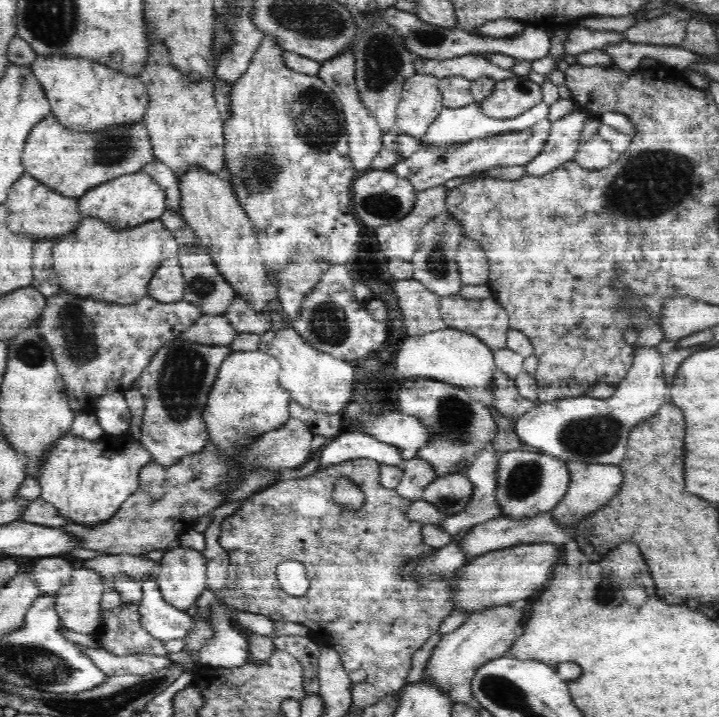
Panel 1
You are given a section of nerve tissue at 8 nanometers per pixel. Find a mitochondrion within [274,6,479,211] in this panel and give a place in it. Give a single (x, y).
(382, 61)

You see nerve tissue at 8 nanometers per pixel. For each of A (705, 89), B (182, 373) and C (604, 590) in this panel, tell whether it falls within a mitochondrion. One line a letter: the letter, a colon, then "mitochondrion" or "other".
A: other
B: mitochondrion
C: mitochondrion

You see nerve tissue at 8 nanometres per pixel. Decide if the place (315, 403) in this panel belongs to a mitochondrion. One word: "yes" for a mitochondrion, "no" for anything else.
no

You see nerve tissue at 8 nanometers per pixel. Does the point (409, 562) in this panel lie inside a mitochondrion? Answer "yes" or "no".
no

